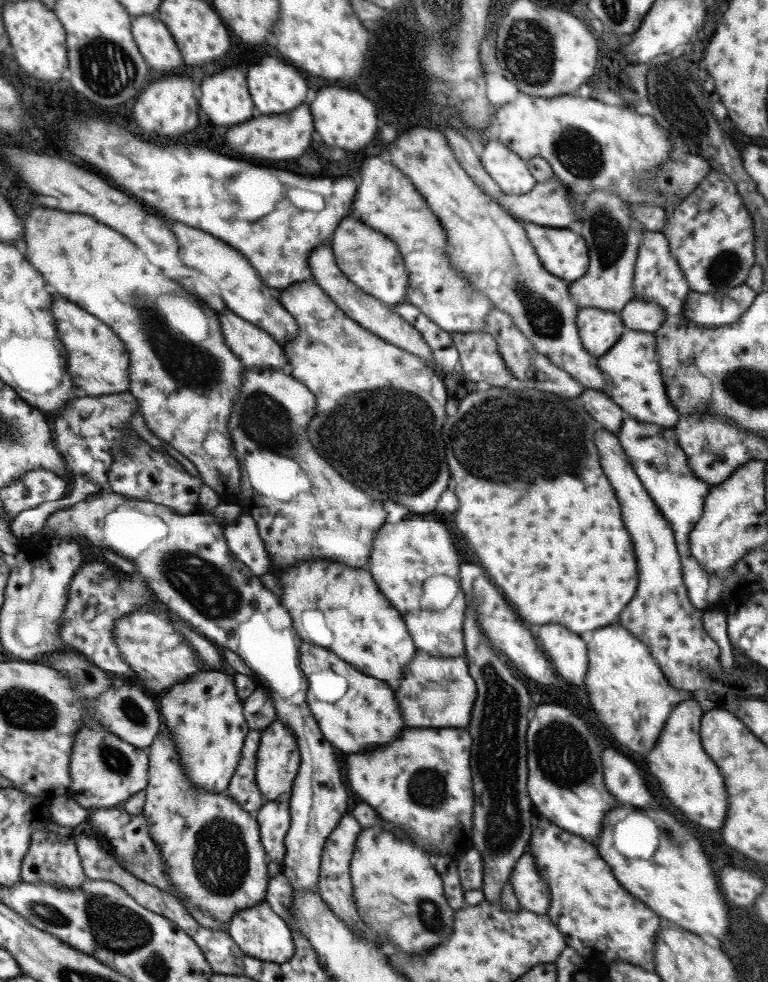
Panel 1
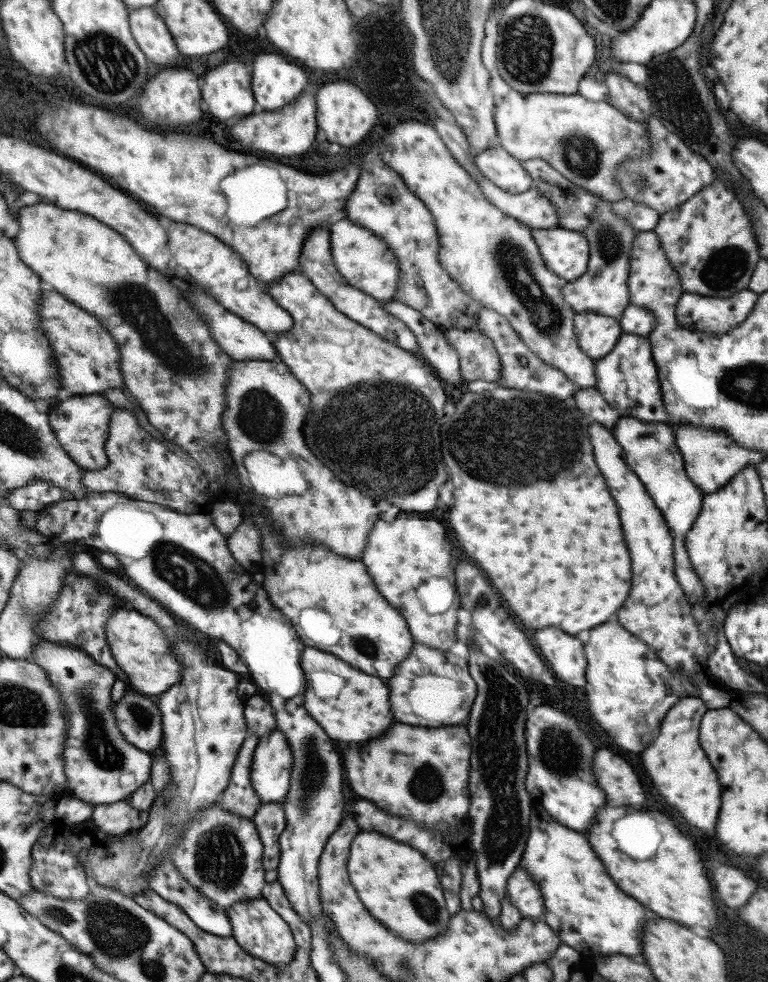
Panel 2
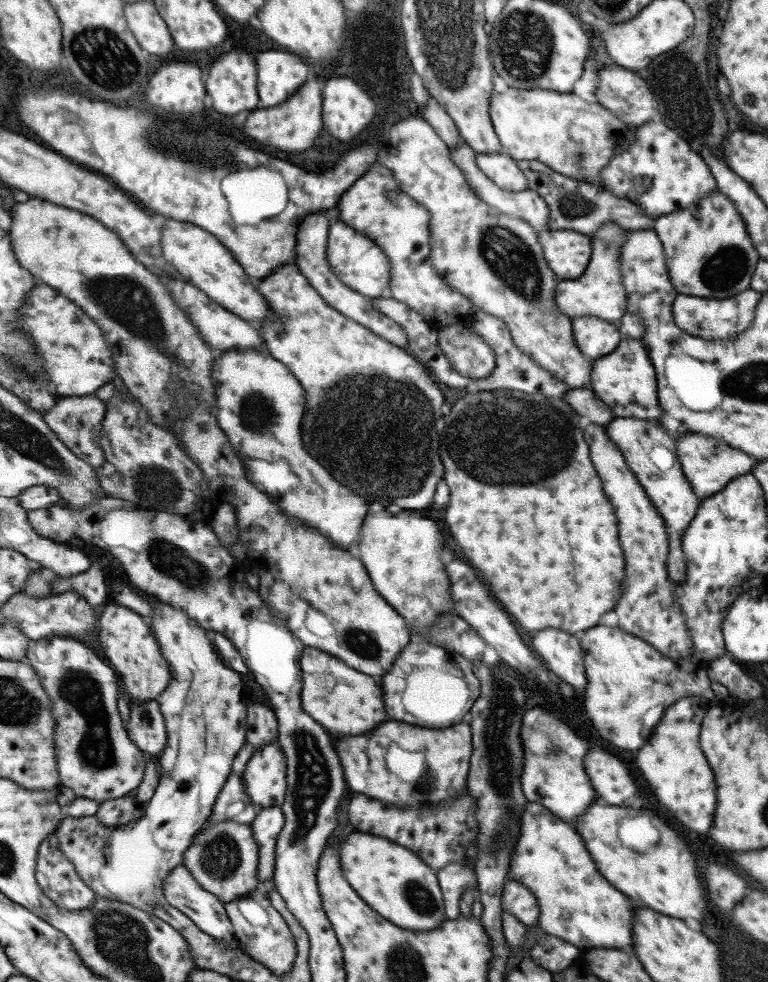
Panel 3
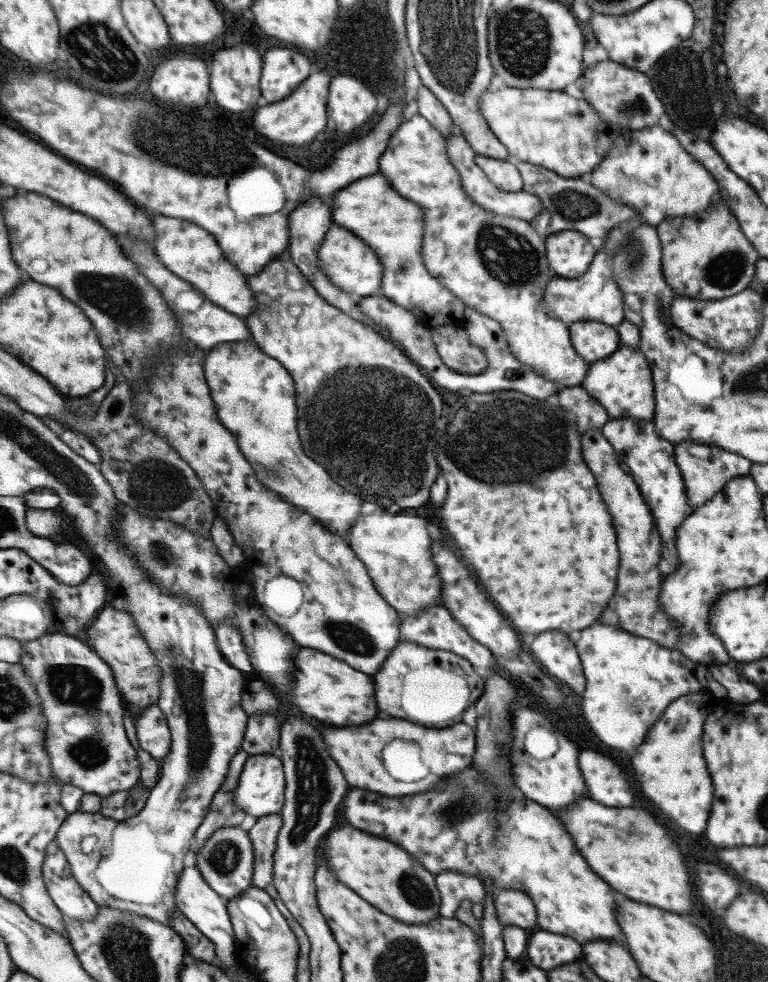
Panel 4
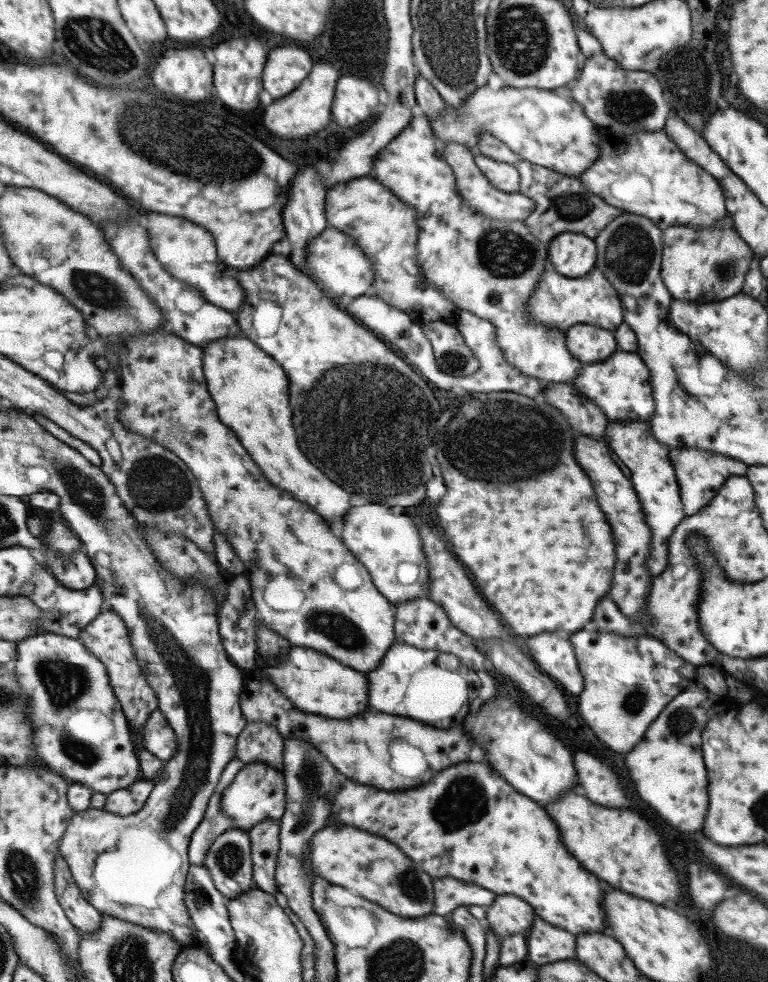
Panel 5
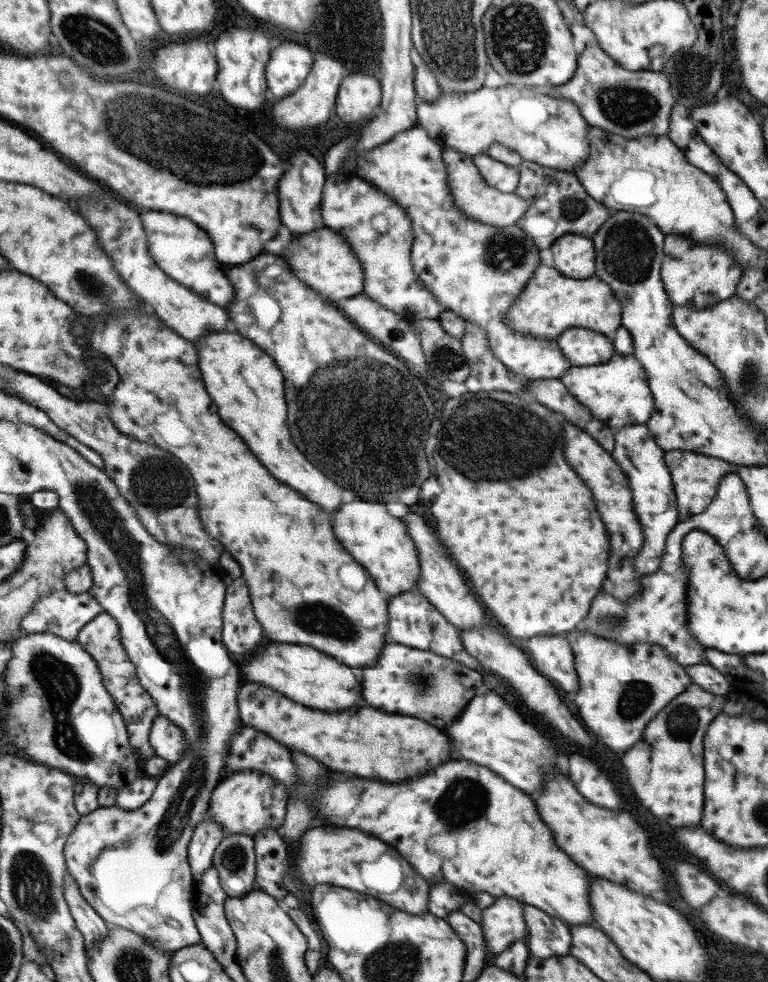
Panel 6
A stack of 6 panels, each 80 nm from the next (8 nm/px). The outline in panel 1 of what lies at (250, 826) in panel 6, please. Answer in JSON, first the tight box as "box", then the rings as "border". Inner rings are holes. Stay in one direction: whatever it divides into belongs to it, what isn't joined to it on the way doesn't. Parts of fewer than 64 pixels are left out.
{"box":[256,718,302,801],"border":[[[277,718],[275,723],[262,731],[258,750],[256,781],[262,795],[273,801],[281,798],[282,795],[290,794],[301,767],[302,753],[299,750],[297,736],[285,720]]]}

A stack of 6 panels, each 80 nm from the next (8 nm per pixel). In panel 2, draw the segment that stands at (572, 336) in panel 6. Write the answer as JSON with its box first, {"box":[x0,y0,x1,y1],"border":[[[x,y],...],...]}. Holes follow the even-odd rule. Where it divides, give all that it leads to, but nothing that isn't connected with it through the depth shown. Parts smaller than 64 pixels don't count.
{"box":[572,312,622,359],"border":[[[593,312],[574,314],[572,325],[578,347],[592,359],[605,356],[622,333],[617,320]]]}

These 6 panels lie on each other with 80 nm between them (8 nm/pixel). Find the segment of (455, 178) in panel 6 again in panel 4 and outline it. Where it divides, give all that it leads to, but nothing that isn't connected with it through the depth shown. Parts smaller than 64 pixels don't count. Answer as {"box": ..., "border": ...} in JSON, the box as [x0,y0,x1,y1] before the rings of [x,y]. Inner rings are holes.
{"box":[448,136,542,221],"border":[[[451,136],[448,139],[448,153],[450,161],[458,168],[462,176],[462,185],[467,194],[479,205],[493,211],[501,217],[511,217],[530,221],[542,210],[541,200],[531,193],[519,190],[517,192],[503,191],[495,186],[495,183],[487,176],[487,173],[477,164],[479,154],[475,152],[472,144],[463,136]]]}

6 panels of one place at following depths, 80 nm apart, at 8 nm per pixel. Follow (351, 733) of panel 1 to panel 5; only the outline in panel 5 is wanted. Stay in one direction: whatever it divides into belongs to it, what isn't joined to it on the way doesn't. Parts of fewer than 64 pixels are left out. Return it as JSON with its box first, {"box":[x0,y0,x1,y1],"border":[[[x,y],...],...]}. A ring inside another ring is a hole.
{"box":[263,646,369,720],"border":[[[295,646],[279,659],[279,664],[275,662],[275,666],[265,666],[263,672],[303,712],[307,710],[327,718],[343,720],[369,710],[369,680],[365,673],[314,648]]]}

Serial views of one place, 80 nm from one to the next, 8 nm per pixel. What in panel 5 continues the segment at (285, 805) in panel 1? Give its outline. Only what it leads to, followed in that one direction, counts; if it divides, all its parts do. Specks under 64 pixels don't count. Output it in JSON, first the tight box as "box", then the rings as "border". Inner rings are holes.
{"box":[249,819,281,894],"border":[[[267,819],[249,832],[254,857],[255,887],[271,894],[275,894],[279,888],[276,872],[281,849],[280,824],[280,820]]]}

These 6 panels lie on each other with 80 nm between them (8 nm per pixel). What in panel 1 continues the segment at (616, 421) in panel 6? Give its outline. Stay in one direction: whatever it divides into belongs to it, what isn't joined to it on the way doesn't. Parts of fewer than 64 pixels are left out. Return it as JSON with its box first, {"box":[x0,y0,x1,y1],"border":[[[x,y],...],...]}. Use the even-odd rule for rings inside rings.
{"box":[596,330,679,428],"border":[[[625,330],[615,344],[596,361],[602,377],[609,384],[601,391],[627,416],[662,427],[673,428],[675,426],[679,414],[666,395],[652,332]]]}

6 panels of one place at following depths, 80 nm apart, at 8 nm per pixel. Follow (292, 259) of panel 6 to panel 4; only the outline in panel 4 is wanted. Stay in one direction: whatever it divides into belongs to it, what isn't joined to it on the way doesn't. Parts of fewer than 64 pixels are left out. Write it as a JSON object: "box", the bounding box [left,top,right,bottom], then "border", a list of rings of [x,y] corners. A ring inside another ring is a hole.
{"box":[319,226,384,298],"border":[[[341,226],[331,228],[331,232],[327,234],[327,240],[323,242],[323,248],[319,248],[319,262],[323,272],[341,290],[361,298],[381,293],[384,275],[382,260],[374,248],[363,241],[363,238],[349,232],[347,228],[341,228]]]}

